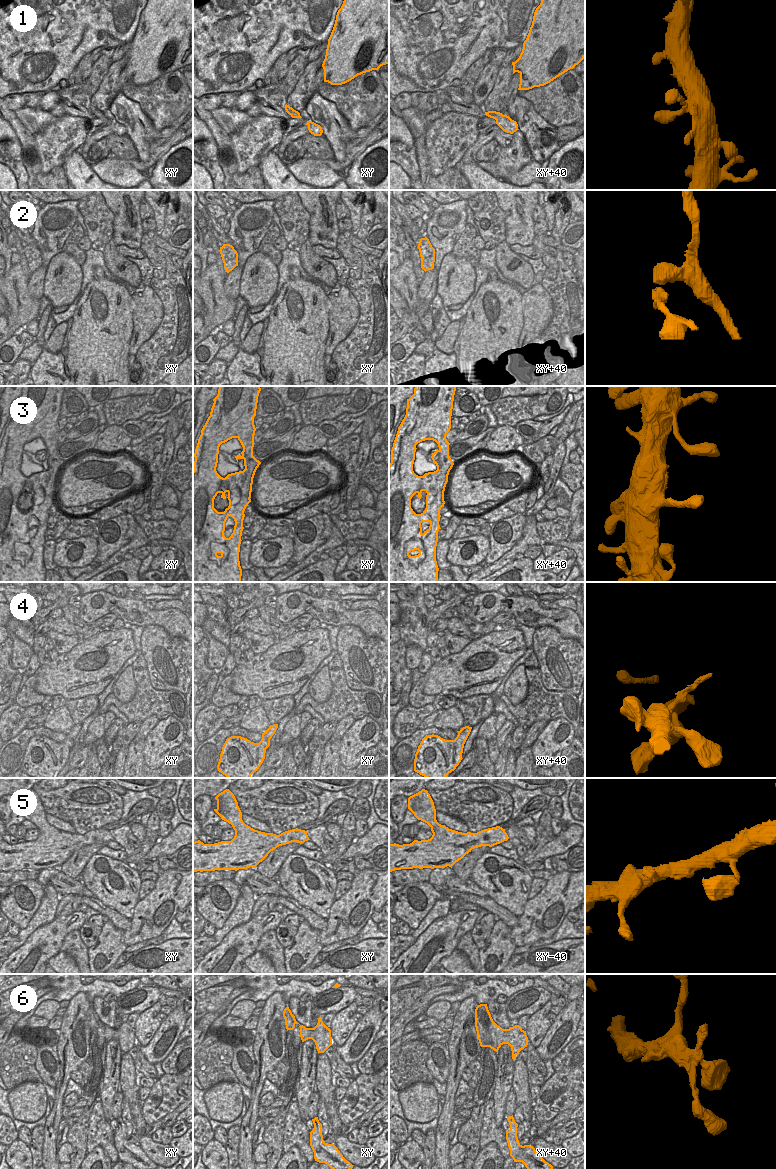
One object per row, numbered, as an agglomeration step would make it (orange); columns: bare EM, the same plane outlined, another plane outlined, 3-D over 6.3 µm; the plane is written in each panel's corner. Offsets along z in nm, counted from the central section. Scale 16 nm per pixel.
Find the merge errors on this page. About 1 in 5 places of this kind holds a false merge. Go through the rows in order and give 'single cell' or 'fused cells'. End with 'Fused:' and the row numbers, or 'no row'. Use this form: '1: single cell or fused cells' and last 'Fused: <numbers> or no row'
1: single cell
2: single cell
3: single cell
4: single cell
5: single cell
6: single cell
Fused: no row

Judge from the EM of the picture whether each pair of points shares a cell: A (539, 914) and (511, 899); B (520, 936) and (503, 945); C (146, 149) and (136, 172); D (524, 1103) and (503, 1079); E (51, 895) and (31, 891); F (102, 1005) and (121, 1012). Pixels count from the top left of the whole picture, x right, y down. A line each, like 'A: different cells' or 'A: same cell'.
A: different cells
B: different cells
C: different cells
D: different cells
E: different cells
F: different cells

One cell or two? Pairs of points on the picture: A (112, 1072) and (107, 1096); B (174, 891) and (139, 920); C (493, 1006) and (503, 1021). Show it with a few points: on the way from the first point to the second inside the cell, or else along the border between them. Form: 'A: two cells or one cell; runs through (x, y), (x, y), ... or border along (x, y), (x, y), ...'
A: one cell; runs through (111, 1078), (109, 1090)
B: one cell; runs through (165, 900), (148, 917)
C: one cell; runs through (493, 1010), (492, 1012), (499, 1017)

